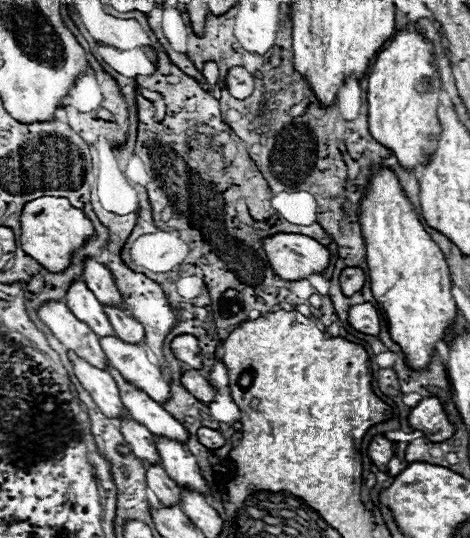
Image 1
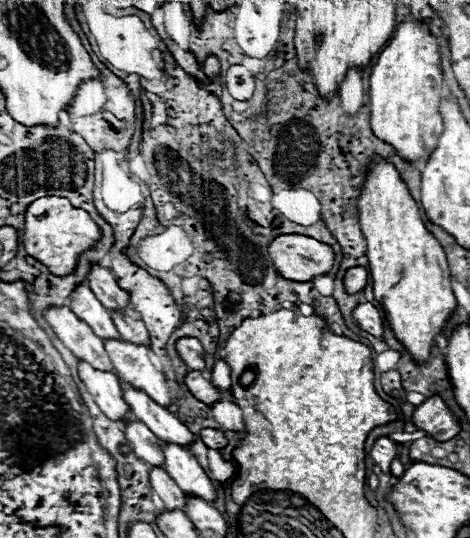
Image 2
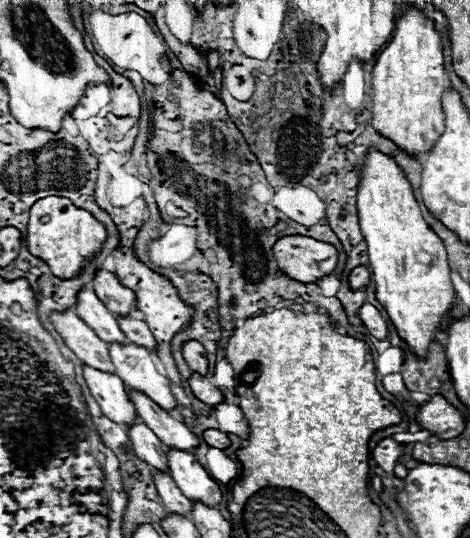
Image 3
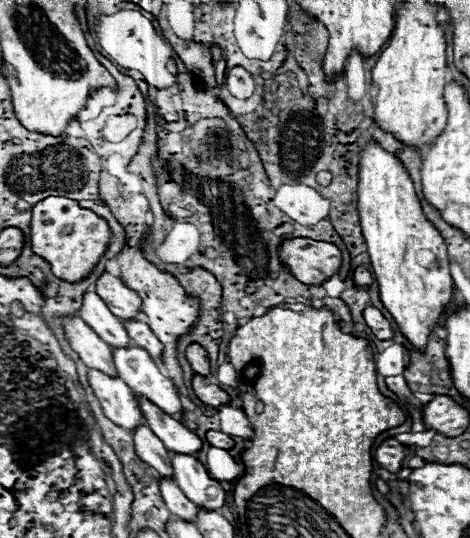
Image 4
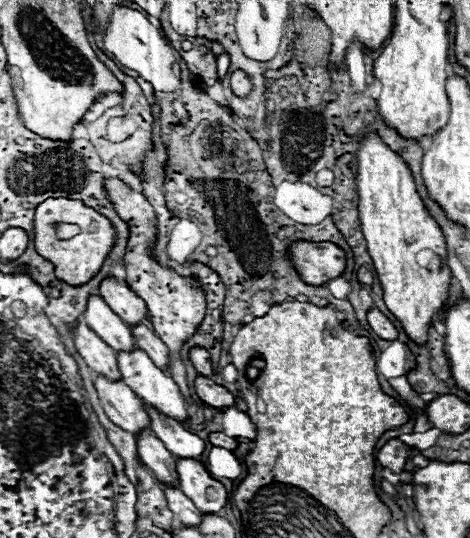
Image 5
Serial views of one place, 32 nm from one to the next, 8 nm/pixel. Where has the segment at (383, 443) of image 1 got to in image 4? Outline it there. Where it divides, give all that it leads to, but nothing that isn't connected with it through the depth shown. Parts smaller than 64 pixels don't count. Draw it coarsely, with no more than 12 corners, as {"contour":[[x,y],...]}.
{"contour":[[386,440],[374,460],[396,474],[402,468],[406,446]]}

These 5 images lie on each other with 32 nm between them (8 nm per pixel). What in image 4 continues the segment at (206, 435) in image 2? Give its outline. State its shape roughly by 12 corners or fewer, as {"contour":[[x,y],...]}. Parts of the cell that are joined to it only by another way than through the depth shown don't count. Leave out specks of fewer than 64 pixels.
{"contour":[[210,430],[206,440],[210,446],[230,450],[234,440],[224,434]]}

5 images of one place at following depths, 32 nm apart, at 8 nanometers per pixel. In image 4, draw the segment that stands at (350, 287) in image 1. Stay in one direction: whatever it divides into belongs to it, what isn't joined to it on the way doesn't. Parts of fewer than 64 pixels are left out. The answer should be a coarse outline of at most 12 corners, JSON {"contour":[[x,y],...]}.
{"contour":[[364,266],[354,272],[356,286],[370,286],[372,272]]}

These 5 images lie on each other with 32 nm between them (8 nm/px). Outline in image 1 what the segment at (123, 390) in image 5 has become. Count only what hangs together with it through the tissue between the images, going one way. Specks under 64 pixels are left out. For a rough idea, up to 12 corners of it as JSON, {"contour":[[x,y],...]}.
{"contour":[[70,352],[74,374],[108,418],[126,408],[112,374]]}

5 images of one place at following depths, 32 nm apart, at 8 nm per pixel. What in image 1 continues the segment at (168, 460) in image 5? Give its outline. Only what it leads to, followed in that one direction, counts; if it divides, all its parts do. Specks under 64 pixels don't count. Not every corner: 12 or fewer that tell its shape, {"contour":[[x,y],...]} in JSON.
{"contour":[[122,416],[124,440],[148,464],[160,464],[154,434],[144,424]]}

